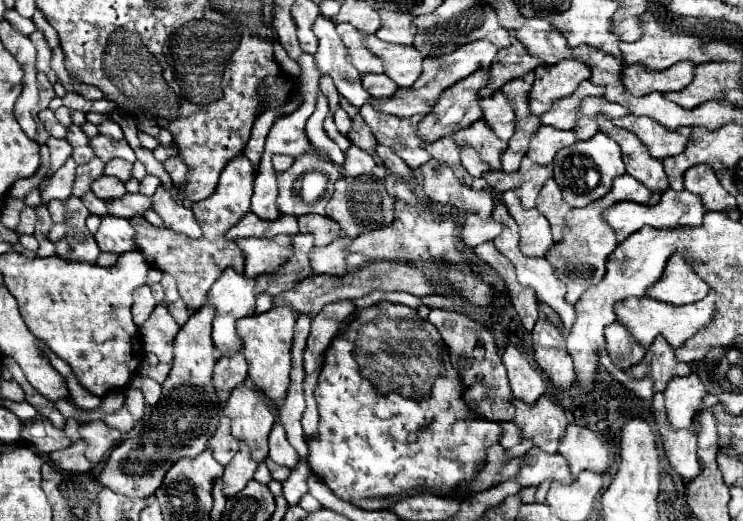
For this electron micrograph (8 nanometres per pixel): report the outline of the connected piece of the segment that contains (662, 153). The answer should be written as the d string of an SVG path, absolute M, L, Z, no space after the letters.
M636 115L612 119L612 125L636 133L636 137L640 137L640 141L644 141L644 145L656 159L664 159L664 157L682 153L686 149L686 143L688 143L690 131L692 131L690 127L680 127L680 129L670 131L650 117L636 117Z

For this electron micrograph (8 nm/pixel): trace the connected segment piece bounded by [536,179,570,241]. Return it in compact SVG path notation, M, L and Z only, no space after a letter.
M548 179L544 187L540 189L538 199L536 199L536 209L550 221L554 241L560 241L562 231L564 231L564 215L568 213L570 205L562 199L560 187L556 185L554 179Z

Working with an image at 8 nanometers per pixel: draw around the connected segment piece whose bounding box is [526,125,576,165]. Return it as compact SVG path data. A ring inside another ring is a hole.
M540 125L540 129L536 131L536 137L532 137L530 141L526 155L538 165L548 165L552 163L558 149L568 147L572 143L576 143L576 137L572 131L556 131L552 127Z

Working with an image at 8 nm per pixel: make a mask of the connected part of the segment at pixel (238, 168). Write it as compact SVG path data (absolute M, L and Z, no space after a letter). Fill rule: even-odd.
M244 155L234 157L224 167L216 193L212 197L208 197L208 201L204 199L204 201L192 205L196 221L200 221L200 227L202 227L202 237L198 237L198 239L170 233L170 229L154 227L142 215L130 219L132 227L136 229L138 251L144 253L144 259L148 261L148 265L152 265L164 273L170 273L176 279L180 299L188 305L190 313L196 313L196 309L206 303L208 289L220 277L220 273L224 269L232 267L238 273L244 273L244 255L240 253L238 245L234 241L228 241L224 235L230 227L234 227L250 211L252 177L254 177L254 167Z

